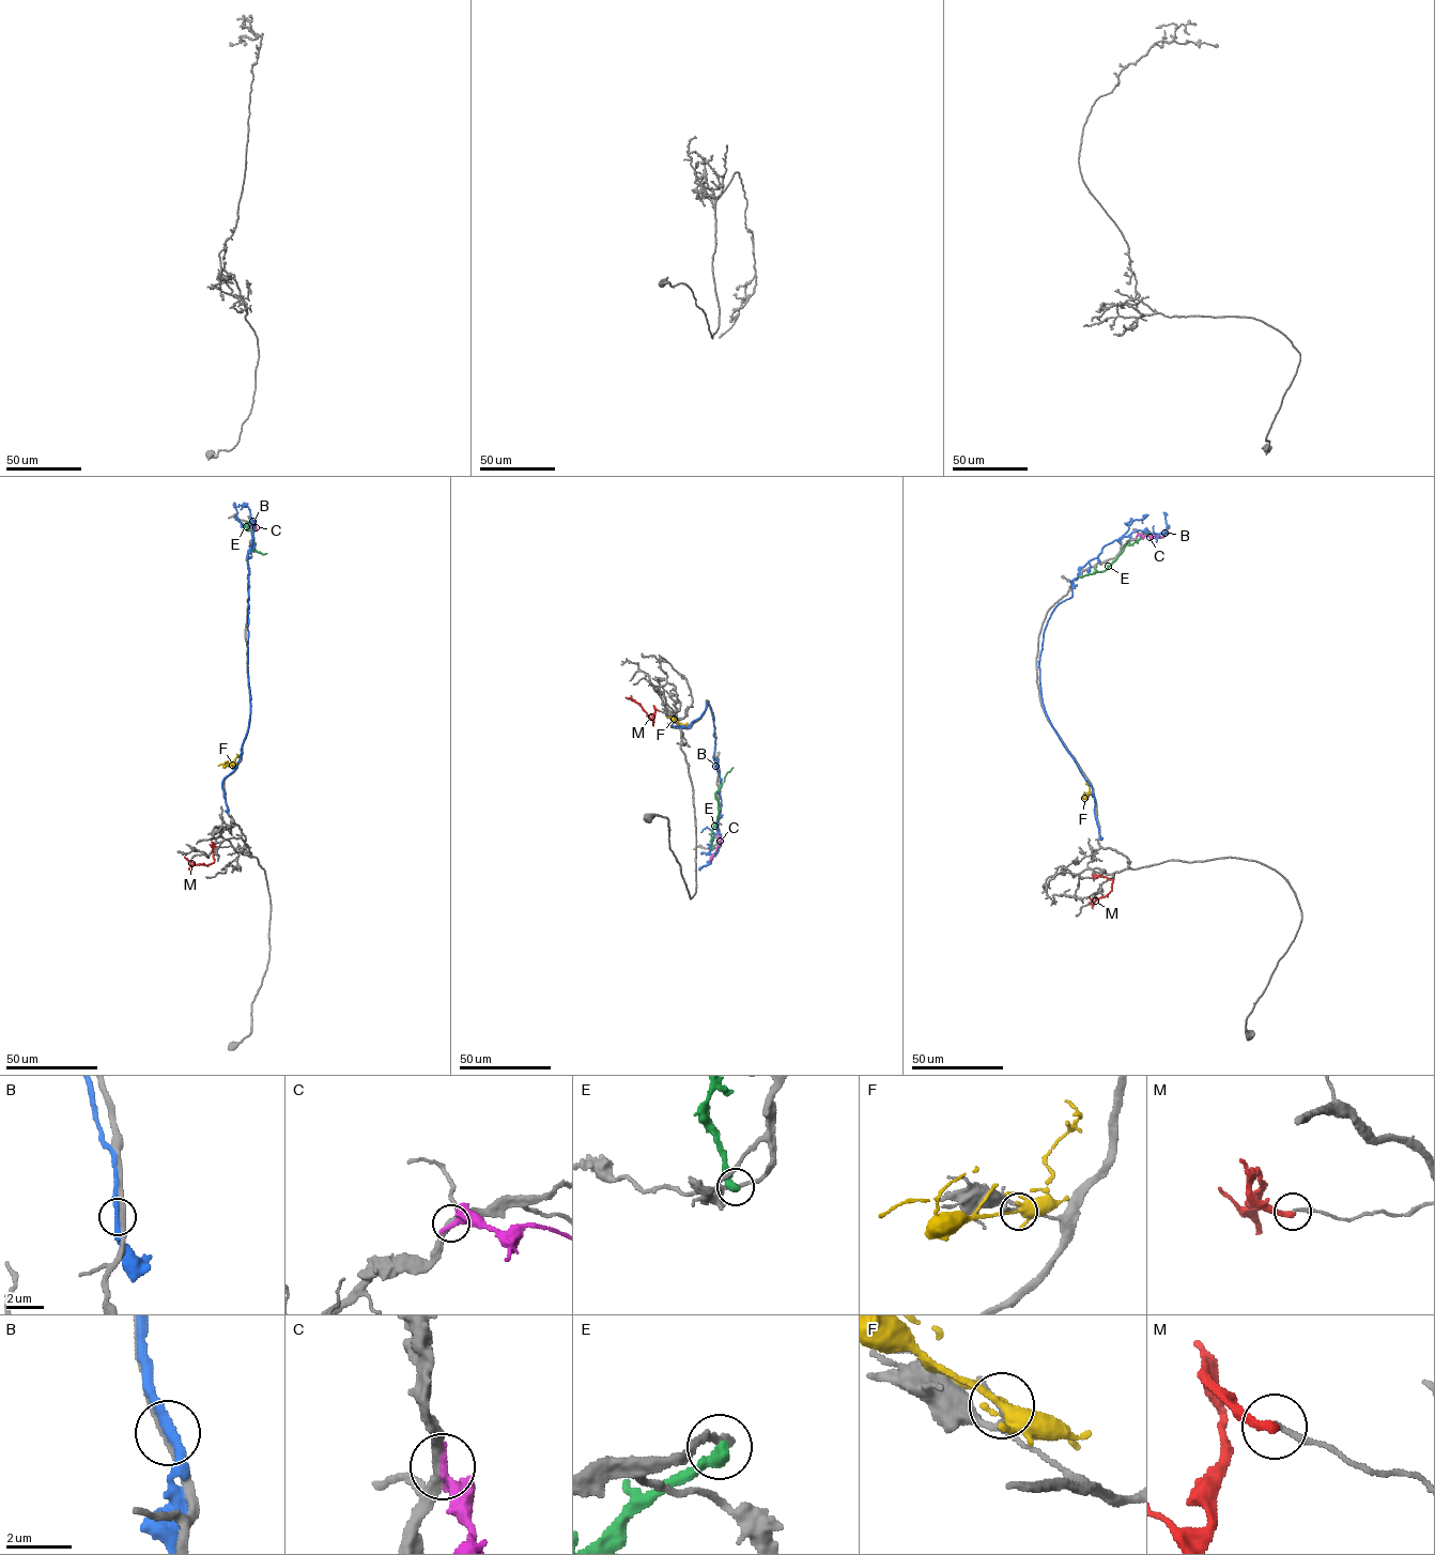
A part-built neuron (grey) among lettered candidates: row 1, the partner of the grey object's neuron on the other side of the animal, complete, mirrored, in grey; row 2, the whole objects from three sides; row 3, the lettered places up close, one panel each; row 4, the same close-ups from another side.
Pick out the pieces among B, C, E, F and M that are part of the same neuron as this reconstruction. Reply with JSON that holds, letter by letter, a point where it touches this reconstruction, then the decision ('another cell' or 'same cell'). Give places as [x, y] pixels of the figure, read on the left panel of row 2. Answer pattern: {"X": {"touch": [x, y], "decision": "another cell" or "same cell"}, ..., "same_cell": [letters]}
{"B": {"touch": [227, 806], "decision": "another cell"}, "C": {"touch": [253, 523], "decision": "another cell"}, "E": {"touch": [248, 522], "decision": "another cell"}, "F": {"touch": [232, 765], "decision": "another cell"}, "M": {"touch": [216, 846], "decision": "another cell"}, "same_cell": []}

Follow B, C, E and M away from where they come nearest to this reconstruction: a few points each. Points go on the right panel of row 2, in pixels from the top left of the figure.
B: (1099, 834), (1091, 785), (1042, 698), (1044, 632), (1079, 569), (1132, 532), (1167, 533), (1163, 512)
C: (1137, 535), (1163, 536)
E: (1148, 532), (1127, 544), (1104, 571), (1077, 576)
M: (1097, 877), (1112, 879), (1112, 890), (1094, 902), (1089, 896)

